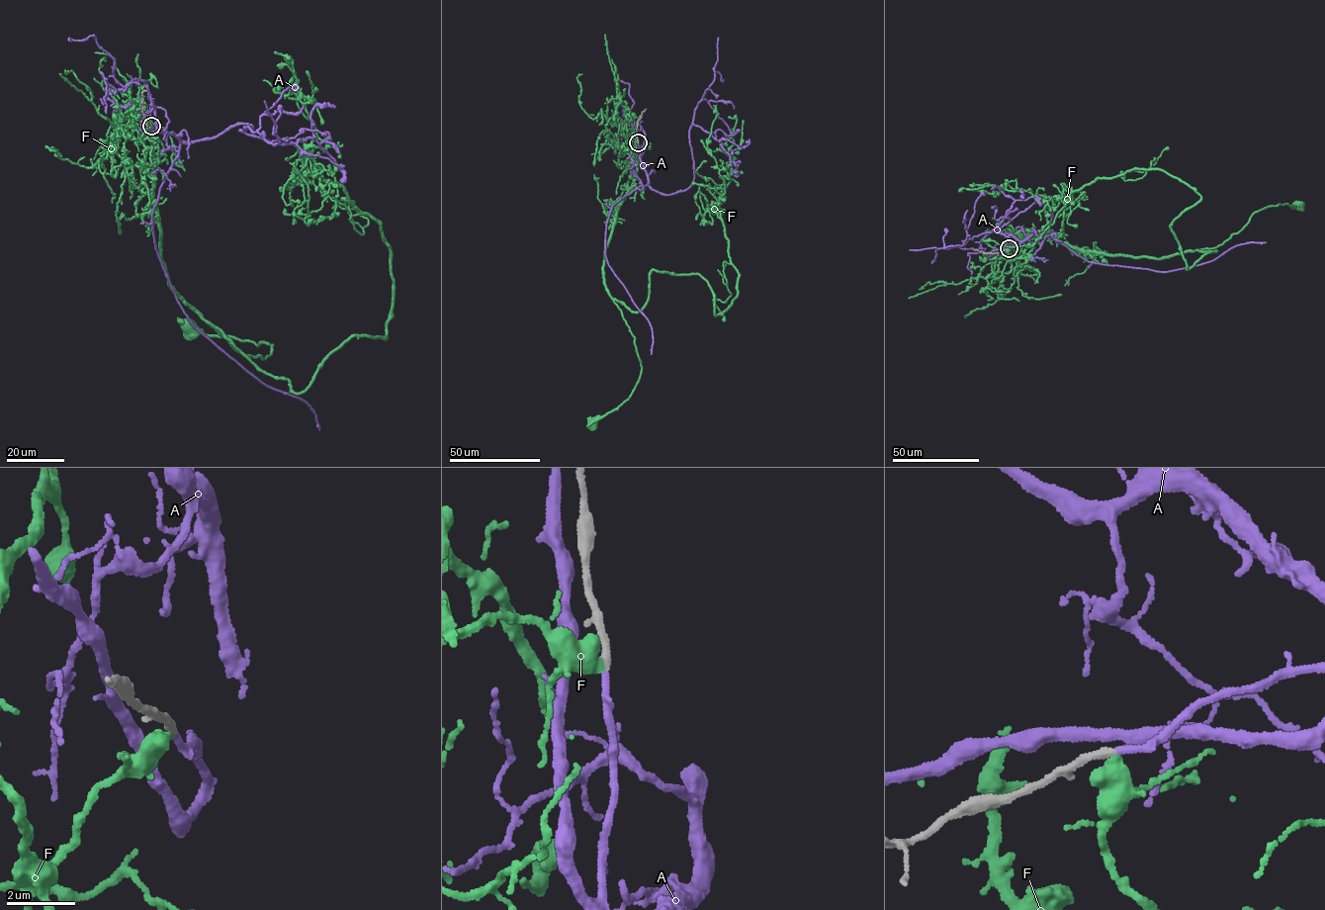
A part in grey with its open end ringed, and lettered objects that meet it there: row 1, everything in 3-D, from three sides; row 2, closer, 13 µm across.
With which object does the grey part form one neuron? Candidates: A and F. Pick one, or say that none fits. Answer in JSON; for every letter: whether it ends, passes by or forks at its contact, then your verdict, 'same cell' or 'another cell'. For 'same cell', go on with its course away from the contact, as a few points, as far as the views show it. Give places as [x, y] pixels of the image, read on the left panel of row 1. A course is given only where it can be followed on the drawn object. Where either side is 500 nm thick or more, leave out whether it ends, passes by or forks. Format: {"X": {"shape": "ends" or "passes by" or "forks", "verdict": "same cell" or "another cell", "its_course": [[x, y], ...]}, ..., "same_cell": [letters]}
{"A": {"shape": "ends", "verdict": "same cell", "its_course": [[150, 126], [180, 141], [151, 220], [155, 247], [177, 302], [197, 328], [259, 381], [304, 401], [319, 429]]}, "F": {"verdict": "another cell"}, "same_cell": ["A"]}

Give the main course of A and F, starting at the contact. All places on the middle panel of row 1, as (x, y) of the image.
A: (638, 142), (648, 184), (612, 207), (604, 254), (651, 326), (651, 354)
F: (638, 141), (628, 136), (636, 178), (617, 210), (602, 278), (635, 338), (642, 371), (628, 399), (591, 424)

